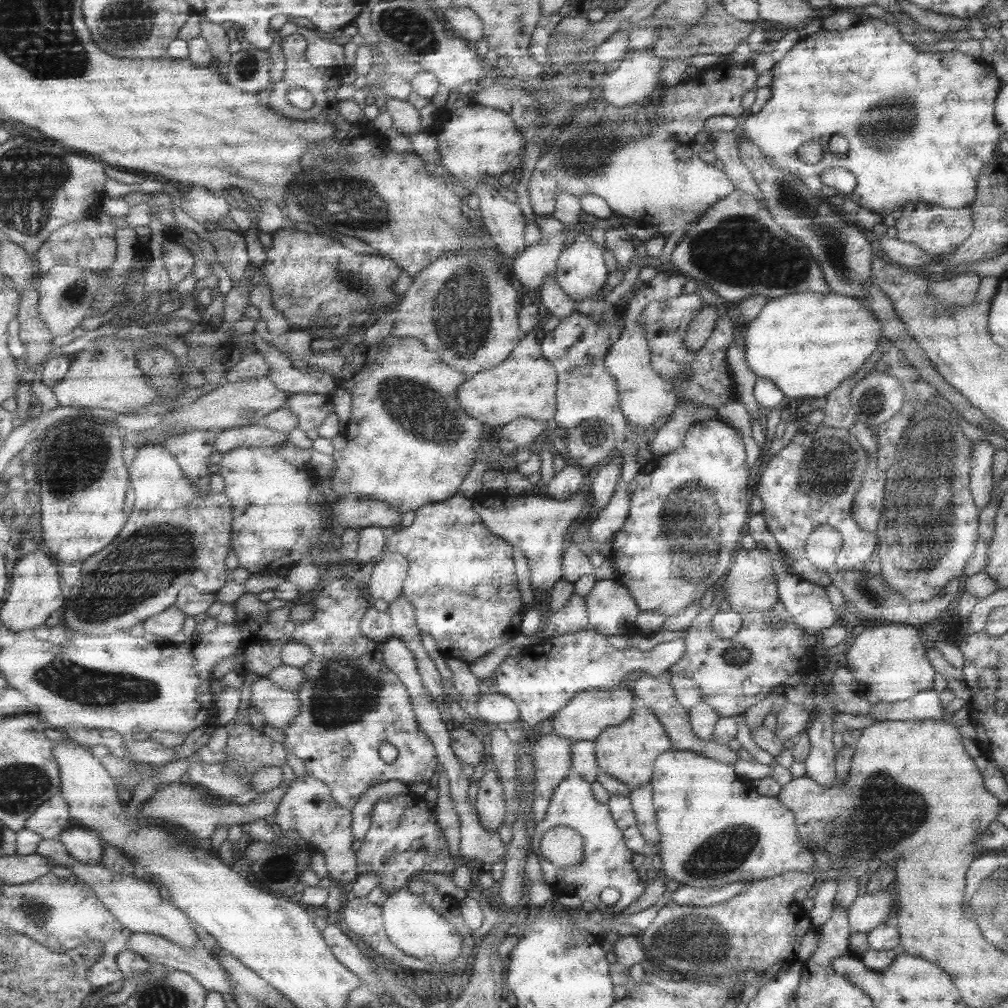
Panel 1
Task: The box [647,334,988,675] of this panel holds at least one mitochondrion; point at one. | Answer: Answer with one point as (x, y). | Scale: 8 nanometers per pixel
(922, 510)

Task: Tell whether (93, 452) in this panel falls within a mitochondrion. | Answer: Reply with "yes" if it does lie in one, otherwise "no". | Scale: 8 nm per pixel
yes

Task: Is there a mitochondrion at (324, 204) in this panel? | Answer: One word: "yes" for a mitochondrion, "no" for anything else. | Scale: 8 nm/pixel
yes

